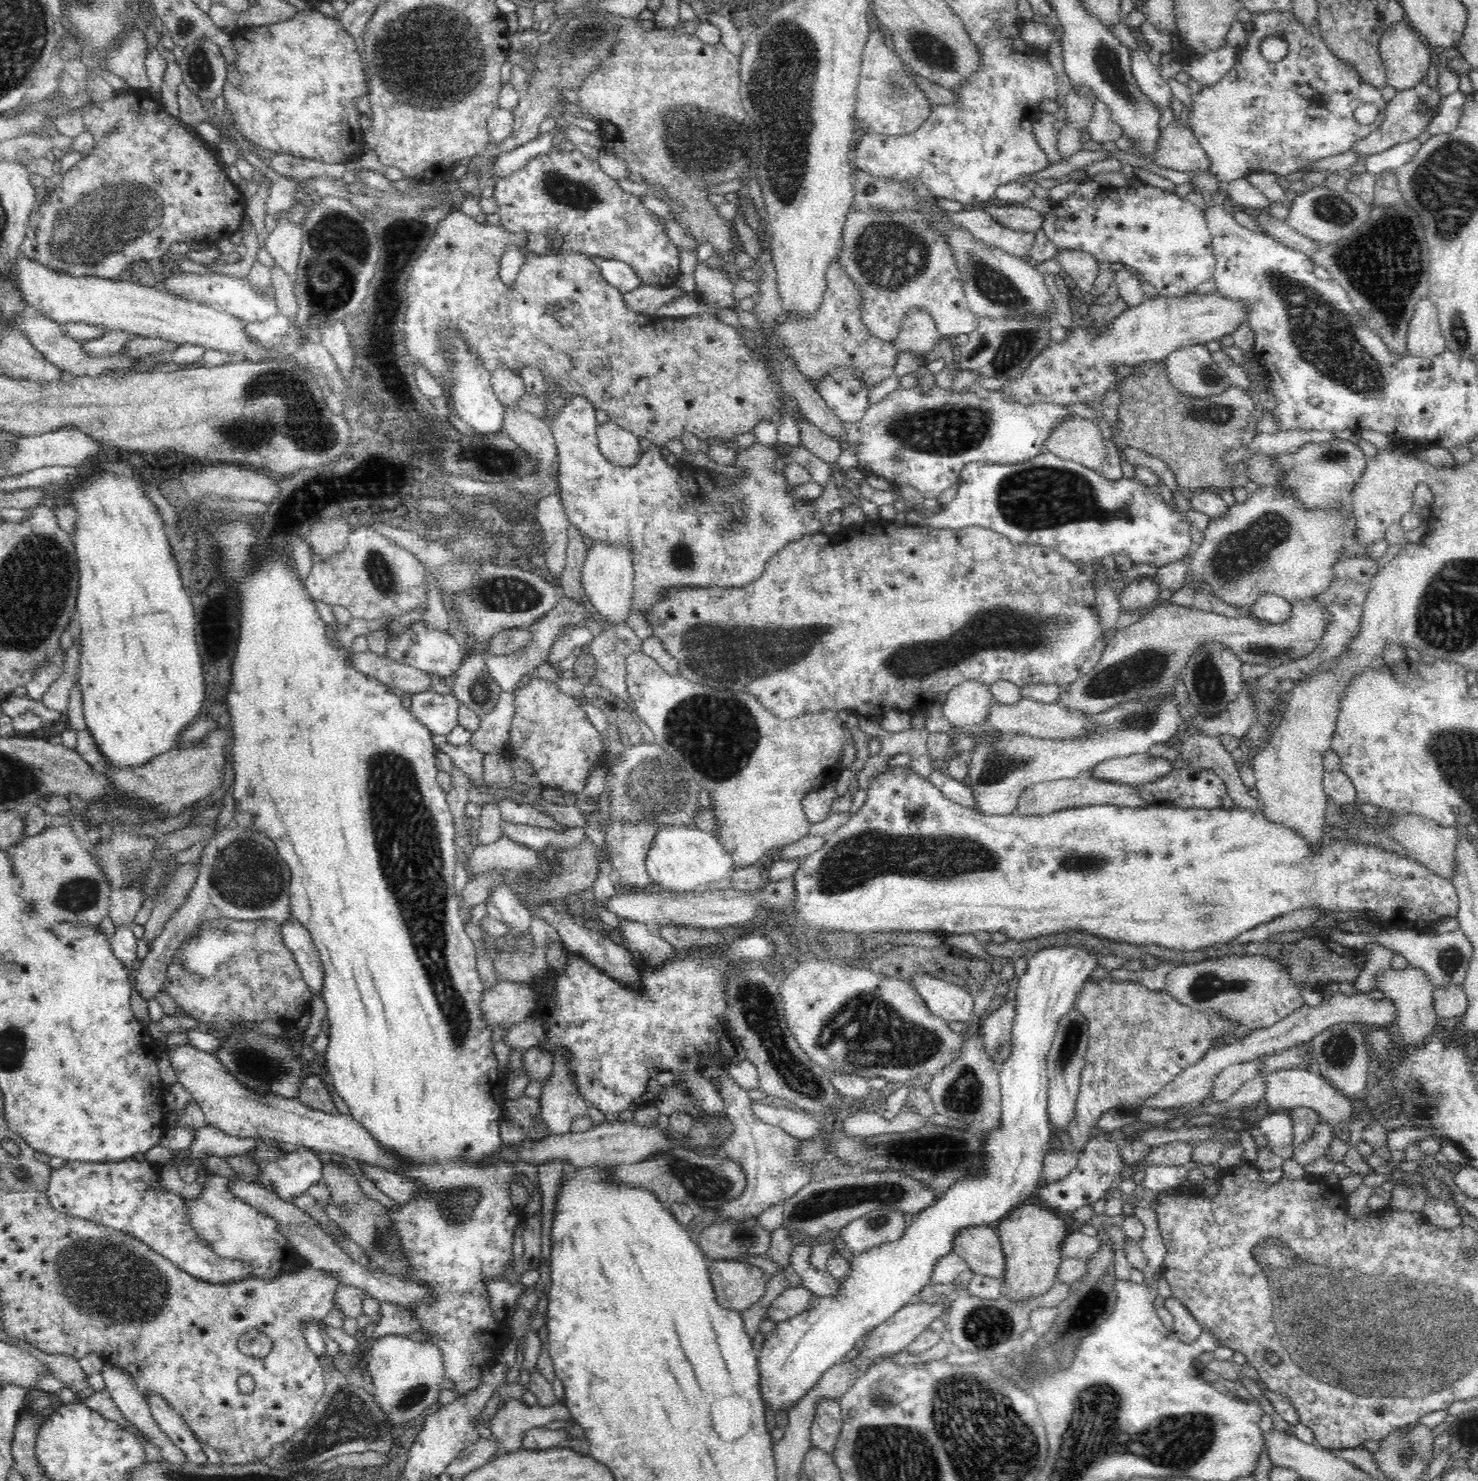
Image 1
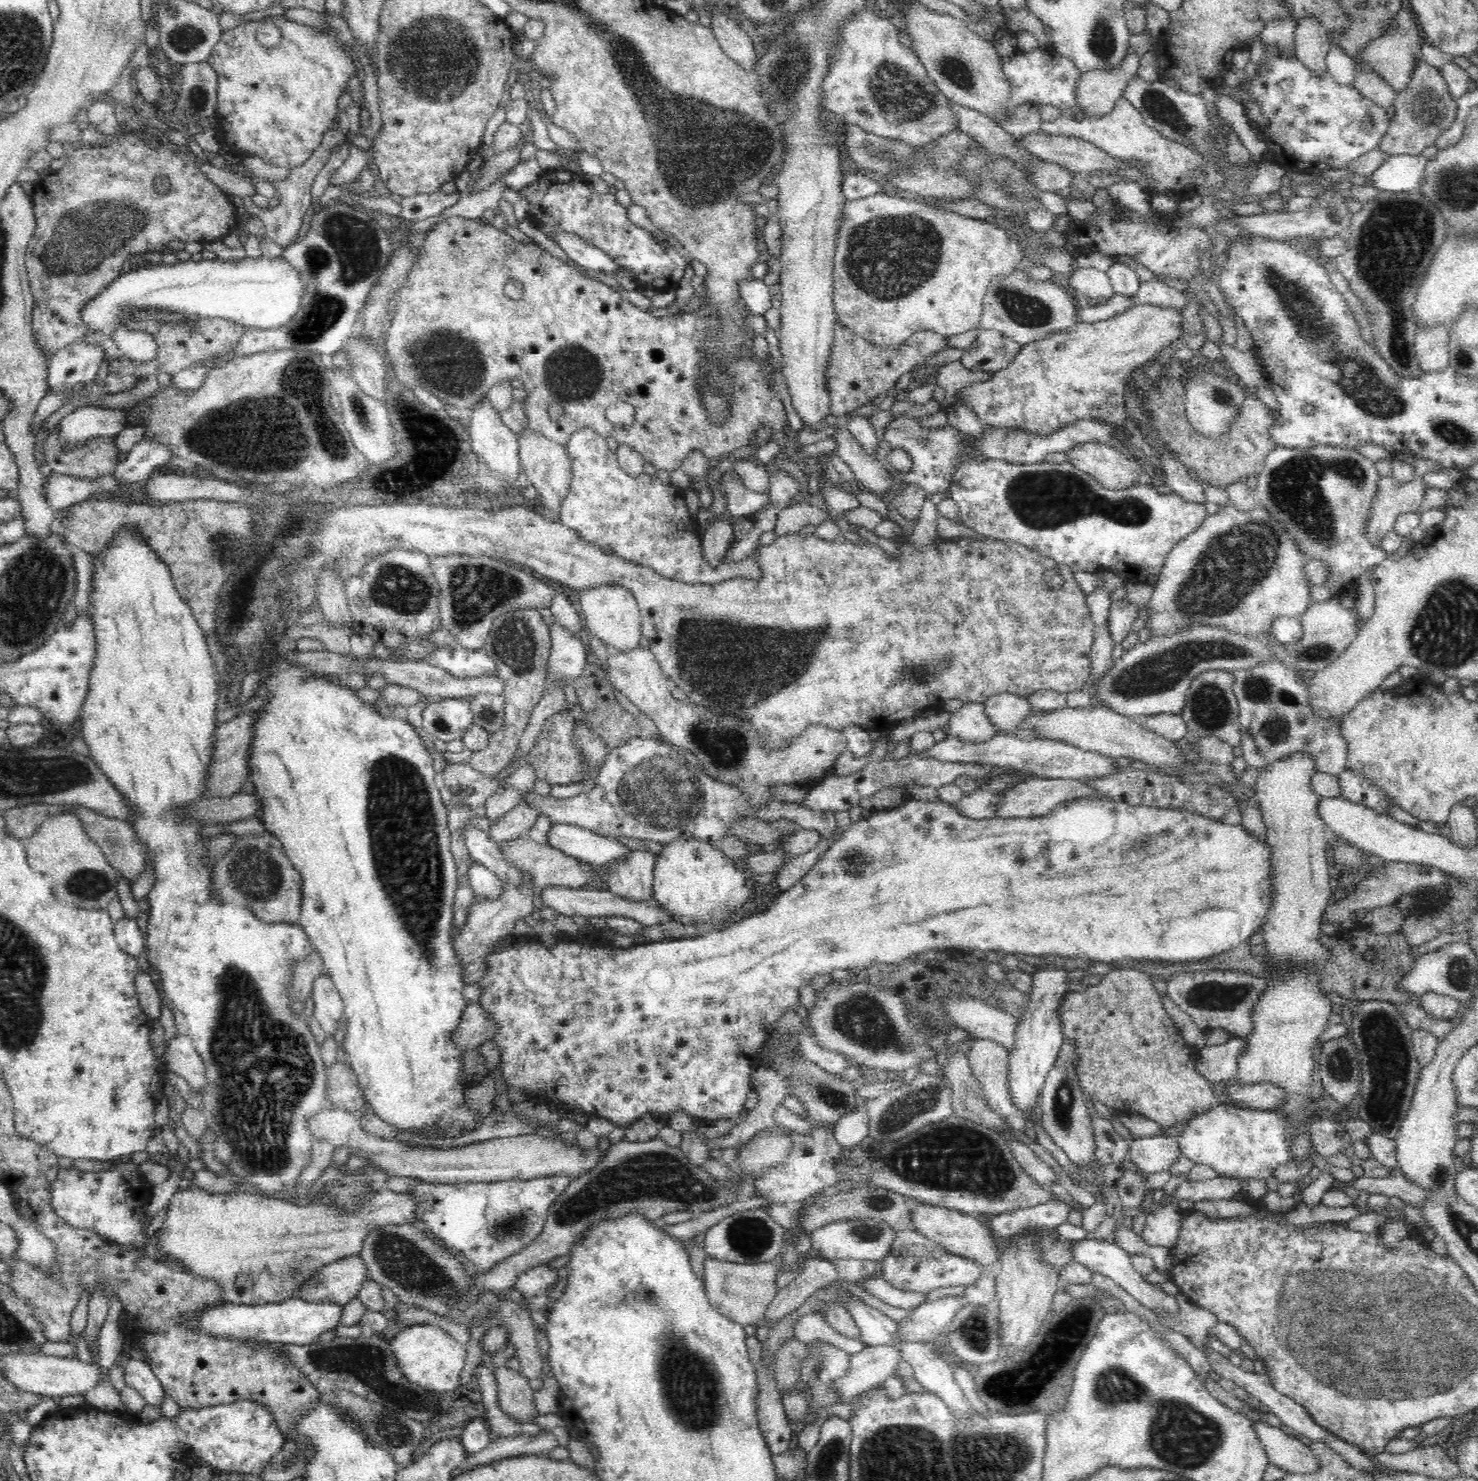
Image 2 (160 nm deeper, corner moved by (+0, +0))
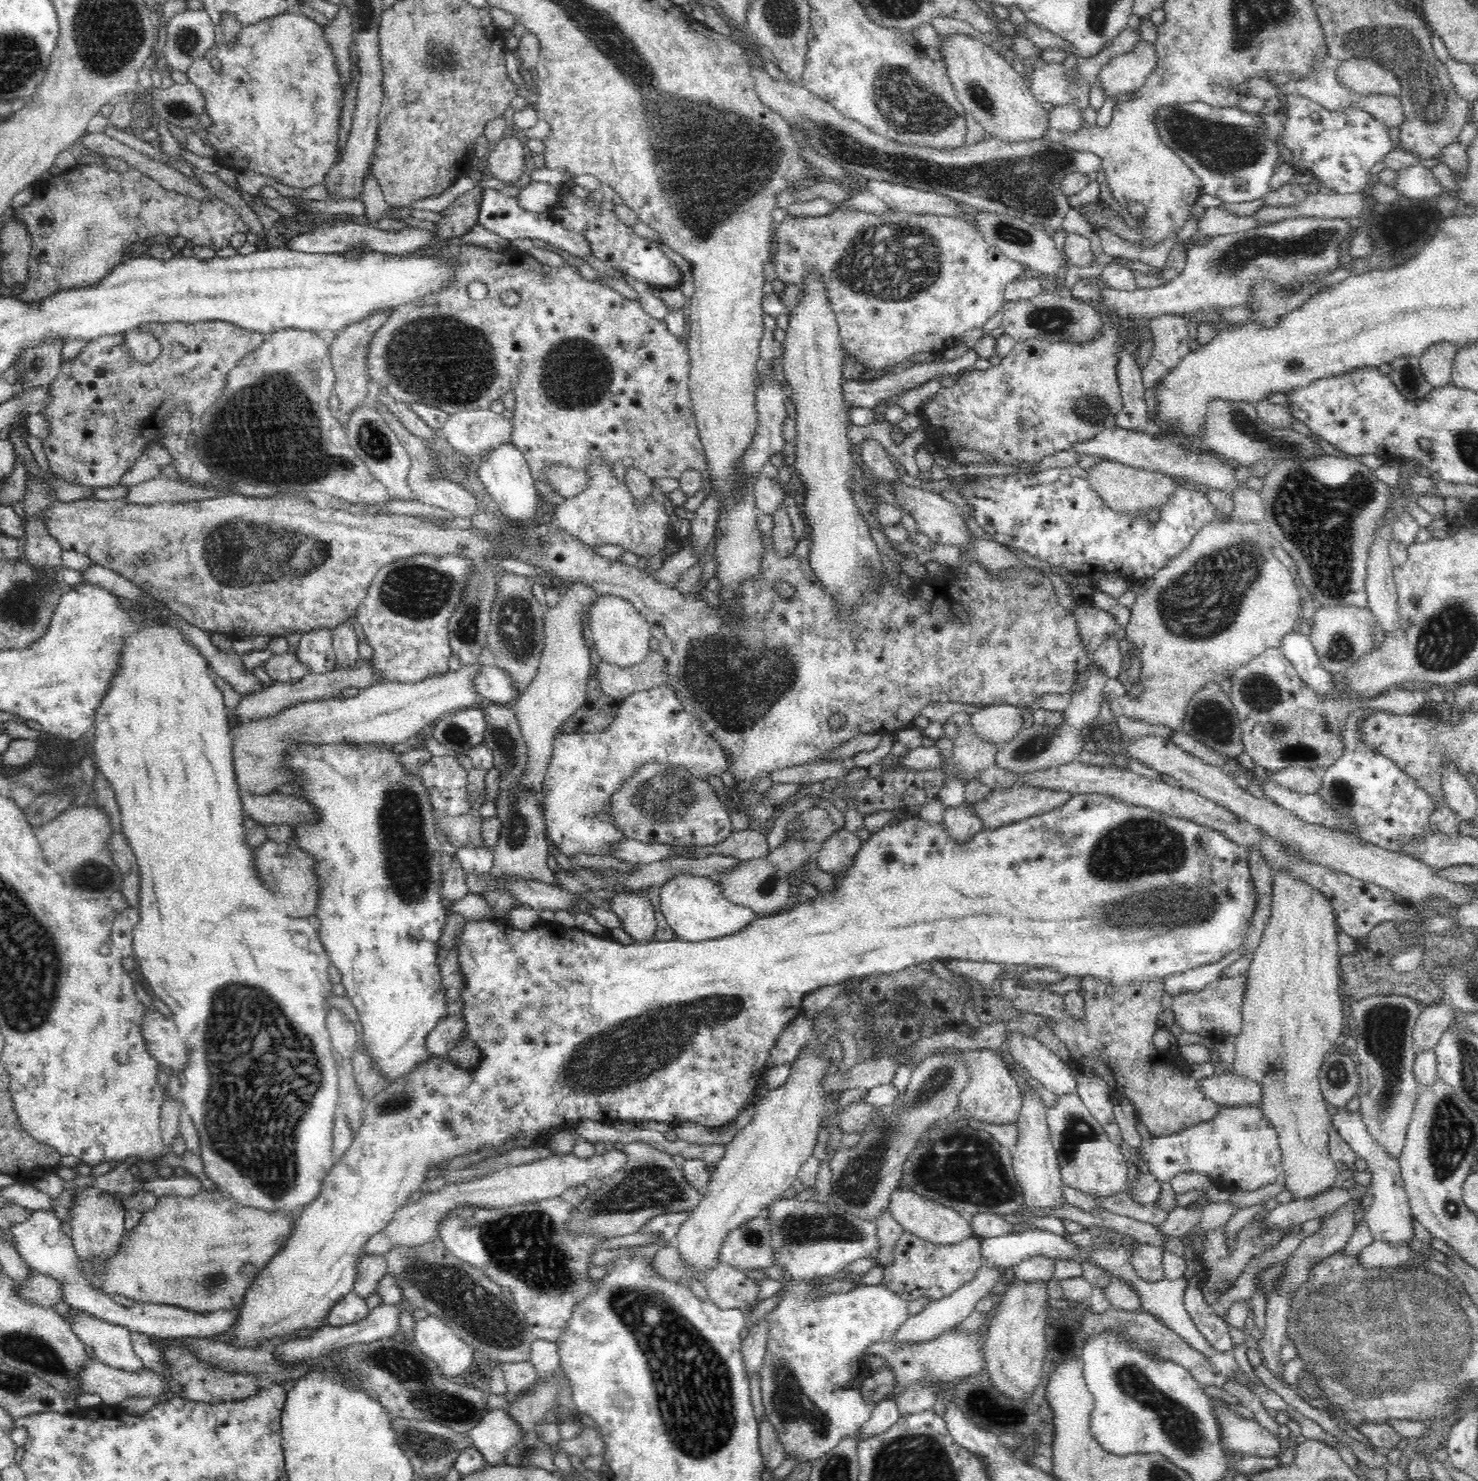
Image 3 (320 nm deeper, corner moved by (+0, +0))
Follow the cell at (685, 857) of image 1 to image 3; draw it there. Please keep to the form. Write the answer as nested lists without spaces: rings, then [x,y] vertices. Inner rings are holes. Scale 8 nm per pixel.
[[[680,874],[670,878],[660,890],[660,908],[667,923],[675,932],[678,939],[684,942],[704,942],[714,938],[724,938],[728,934],[744,930],[756,918],[755,912],[747,906],[740,906],[730,902],[721,891],[719,884],[710,876],[694,876],[693,874]]]

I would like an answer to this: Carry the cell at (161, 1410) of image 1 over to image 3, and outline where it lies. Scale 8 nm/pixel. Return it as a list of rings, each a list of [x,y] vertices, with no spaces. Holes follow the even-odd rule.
[[[74,1310],[67,1322],[72,1332],[92,1348],[100,1362],[128,1371],[144,1369],[142,1360],[134,1353],[129,1328],[79,1310]]]

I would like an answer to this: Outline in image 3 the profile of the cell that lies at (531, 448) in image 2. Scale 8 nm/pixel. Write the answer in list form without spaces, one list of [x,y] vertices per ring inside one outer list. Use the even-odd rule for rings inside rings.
[[[548,464],[546,466],[548,484],[555,488],[557,494],[564,498],[574,498],[582,490],[588,488],[590,477],[586,470],[576,470],[565,464]]]

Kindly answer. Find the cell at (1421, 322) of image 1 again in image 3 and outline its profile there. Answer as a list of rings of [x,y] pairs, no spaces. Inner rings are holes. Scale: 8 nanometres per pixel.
[[[1439,343],[1424,350],[1419,359],[1423,377],[1433,386],[1442,388],[1451,382],[1451,372],[1458,348],[1454,344]]]

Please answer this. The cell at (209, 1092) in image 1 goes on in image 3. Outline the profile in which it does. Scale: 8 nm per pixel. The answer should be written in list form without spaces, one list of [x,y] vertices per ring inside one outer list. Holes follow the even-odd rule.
[[[155,1008],[146,1009],[142,1031],[146,1049],[158,1063],[169,1072],[184,1072],[188,1064],[188,1049],[174,1021]]]

